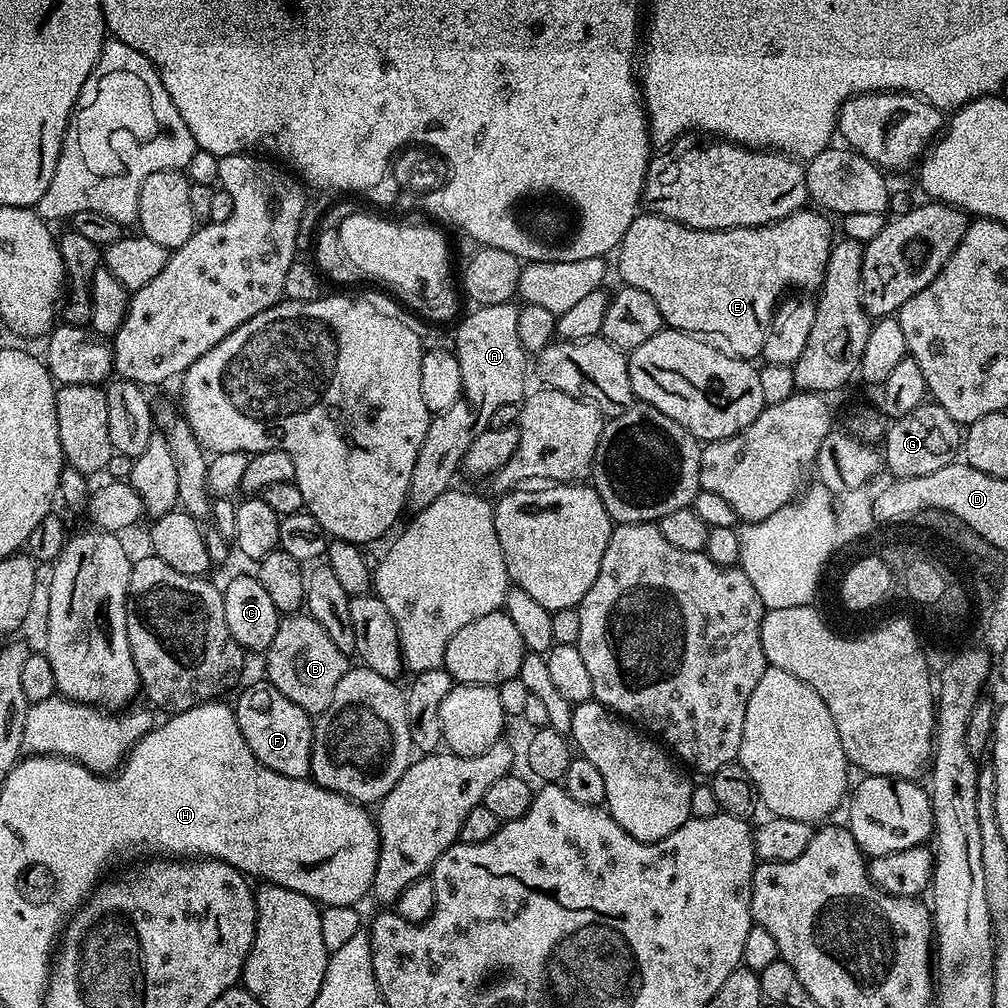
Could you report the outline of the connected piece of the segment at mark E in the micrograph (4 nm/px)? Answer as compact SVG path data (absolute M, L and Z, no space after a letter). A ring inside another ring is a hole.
M801 210L757 228L727 228L713 232L687 228L670 218L638 214L634 222L630 222L630 230L626 230L614 253L616 268L627 287L646 290L646 294L658 302L658 310L667 327L701 338L721 336L723 347L731 355L755 361L760 356L762 342L766 342L776 306L785 293L789 290L816 290L824 280L834 235L828 225L829 217L823 211L808 211Z

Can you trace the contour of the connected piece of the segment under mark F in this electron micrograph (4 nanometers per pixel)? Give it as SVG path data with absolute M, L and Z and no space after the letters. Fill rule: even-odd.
M267 682L252 684L239 689L240 697L234 703L238 730L246 738L246 746L262 766L282 774L286 778L309 779L312 770L312 726L313 717L302 706L294 706L286 694Z

